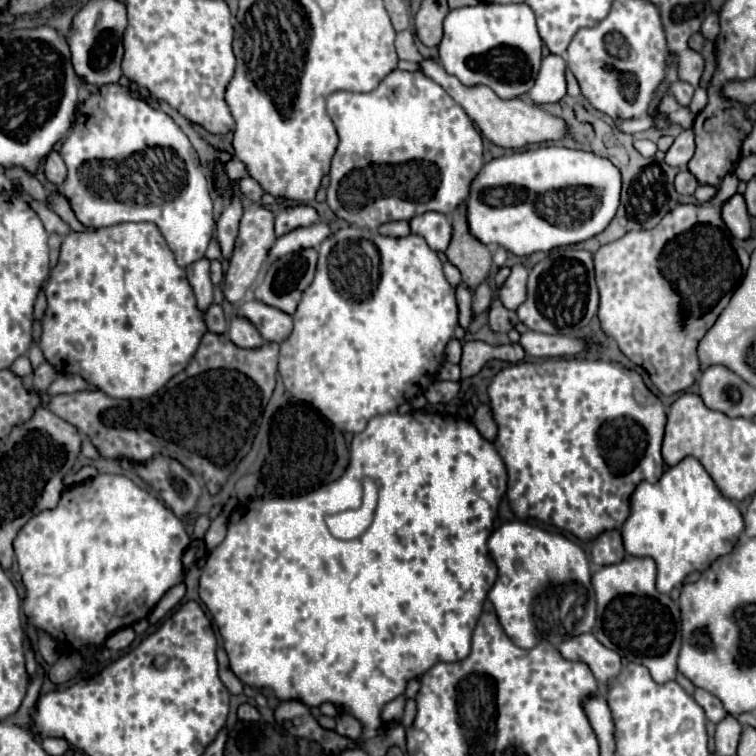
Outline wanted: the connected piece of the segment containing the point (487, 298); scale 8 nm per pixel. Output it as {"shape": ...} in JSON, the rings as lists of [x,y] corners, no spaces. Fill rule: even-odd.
{"shape":[[[486,283],[478,285],[478,287],[474,289],[474,301],[472,301],[472,315],[478,315],[478,313],[484,313],[484,311],[488,311],[490,303],[492,303],[492,289],[490,289],[490,287],[486,285]]]}

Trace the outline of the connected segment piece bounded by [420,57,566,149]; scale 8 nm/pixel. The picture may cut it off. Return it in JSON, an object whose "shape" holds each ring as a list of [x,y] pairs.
{"shape":[[[430,57],[422,59],[420,71],[426,77],[430,77],[432,81],[436,81],[438,85],[442,85],[450,93],[450,97],[468,113],[472,123],[476,123],[480,133],[486,139],[490,139],[494,145],[508,147],[508,149],[520,149],[520,147],[526,147],[526,145],[532,145],[532,143],[556,141],[556,139],[562,139],[566,135],[564,121],[546,113],[546,111],[542,111],[538,105],[524,101],[524,99],[506,99],[504,101],[486,85],[464,85],[454,75],[448,75],[444,71],[444,67]]]}

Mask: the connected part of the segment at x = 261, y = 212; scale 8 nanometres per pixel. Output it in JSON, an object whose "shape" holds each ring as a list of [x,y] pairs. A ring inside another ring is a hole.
{"shape":[[[260,205],[246,207],[246,211],[242,215],[242,221],[240,221],[240,233],[238,233],[238,239],[236,239],[236,247],[234,247],[234,253],[230,257],[230,267],[224,275],[224,299],[228,303],[236,305],[244,299],[246,289],[260,275],[260,269],[262,269],[262,265],[266,261],[266,255],[268,255],[270,247],[274,245],[274,241],[276,241],[274,215],[268,209],[260,207]]]}

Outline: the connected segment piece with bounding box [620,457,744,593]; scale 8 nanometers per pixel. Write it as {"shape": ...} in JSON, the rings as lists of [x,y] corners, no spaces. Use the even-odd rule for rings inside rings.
{"shape":[[[686,457],[678,465],[670,467],[658,483],[638,483],[630,497],[630,515],[620,531],[626,553],[634,557],[652,557],[656,561],[656,587],[660,593],[670,593],[674,587],[682,585],[688,573],[704,571],[716,557],[728,555],[744,531],[744,519],[738,507],[720,495],[702,463],[694,457]]]}

